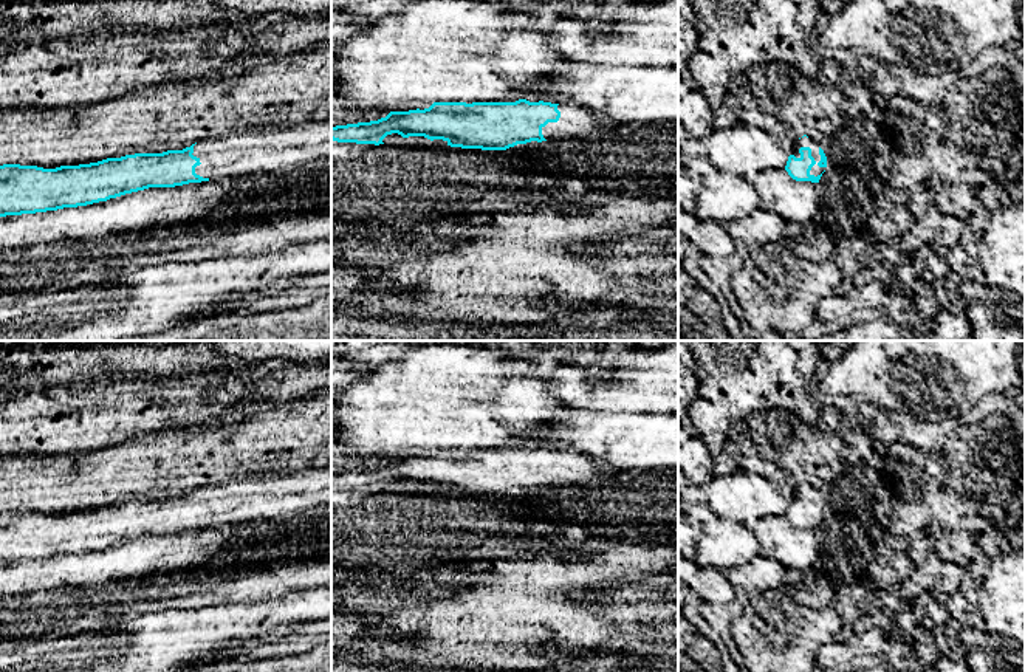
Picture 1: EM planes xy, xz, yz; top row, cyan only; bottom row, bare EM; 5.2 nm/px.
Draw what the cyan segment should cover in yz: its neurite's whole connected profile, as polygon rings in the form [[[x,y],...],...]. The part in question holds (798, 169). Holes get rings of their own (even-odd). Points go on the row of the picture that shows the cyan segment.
[[[807,135],[794,141],[794,153],[788,156],[785,170],[796,181],[819,183],[827,170],[824,150]]]

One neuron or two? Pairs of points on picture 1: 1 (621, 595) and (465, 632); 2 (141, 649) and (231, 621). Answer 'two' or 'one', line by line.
1: two
2: one

